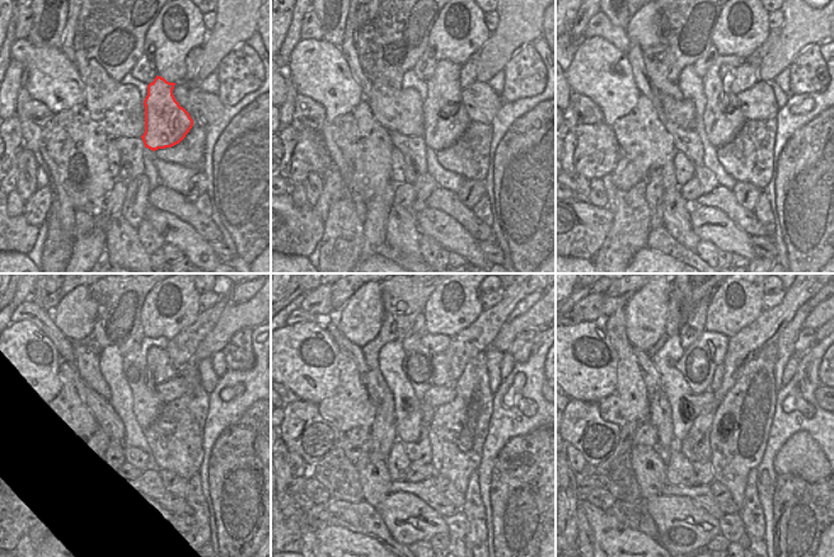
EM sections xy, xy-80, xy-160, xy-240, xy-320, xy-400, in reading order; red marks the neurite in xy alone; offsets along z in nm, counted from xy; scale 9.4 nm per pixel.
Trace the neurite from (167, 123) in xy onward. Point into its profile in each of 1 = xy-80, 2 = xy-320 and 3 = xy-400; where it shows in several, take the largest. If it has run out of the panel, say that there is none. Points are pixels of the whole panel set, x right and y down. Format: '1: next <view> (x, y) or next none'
1: next xy-80 (445, 120)
2: next xy-320 (417, 363)
3: next xy-400 (697, 365)

